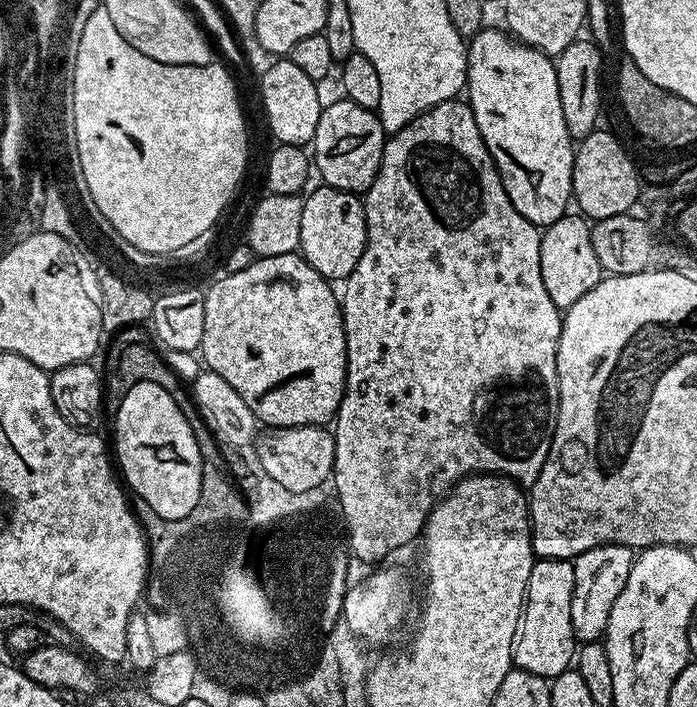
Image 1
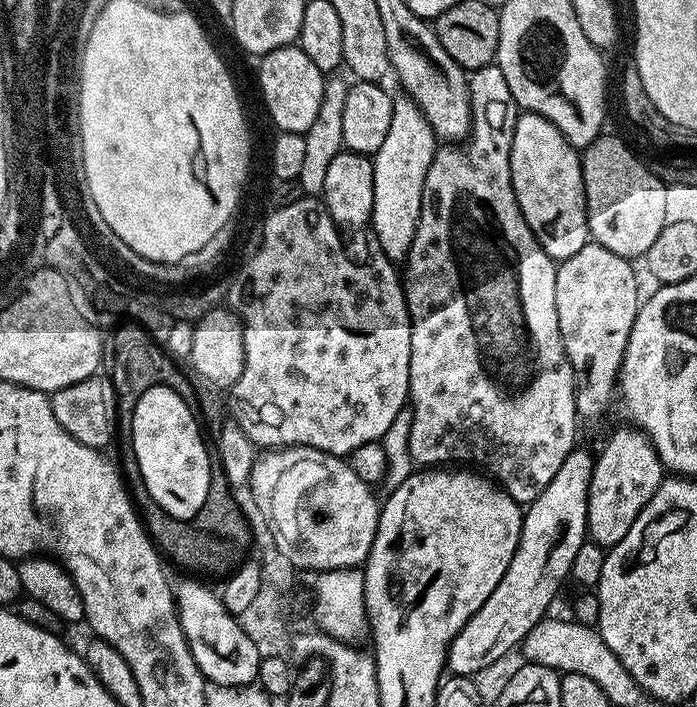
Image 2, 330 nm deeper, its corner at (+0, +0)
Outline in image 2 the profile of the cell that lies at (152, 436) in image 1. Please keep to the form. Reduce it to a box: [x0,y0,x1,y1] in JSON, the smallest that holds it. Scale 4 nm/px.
[130,384,213,519]

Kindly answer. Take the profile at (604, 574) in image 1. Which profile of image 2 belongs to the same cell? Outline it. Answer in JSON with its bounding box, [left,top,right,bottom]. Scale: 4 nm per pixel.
[588,426,666,550]

